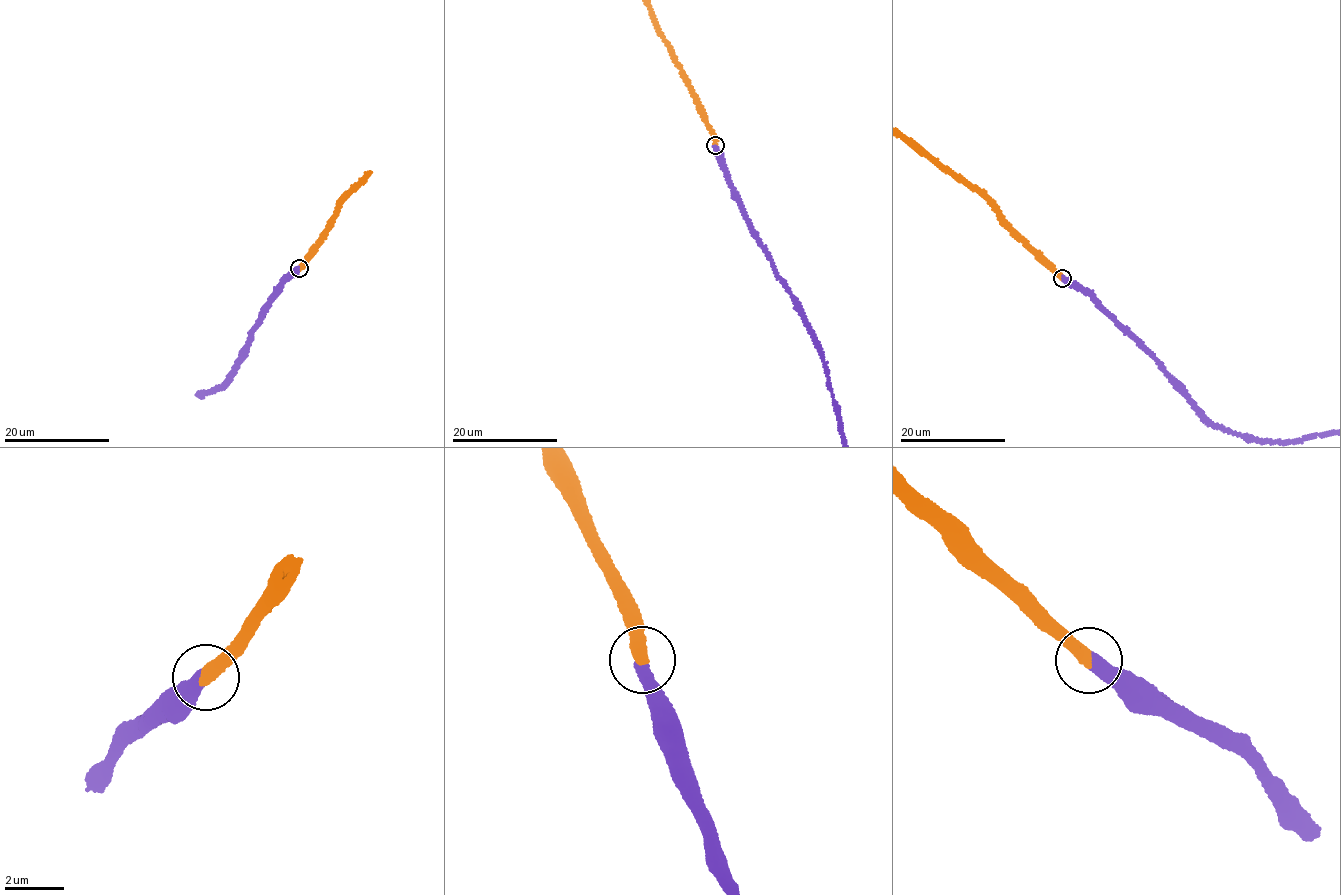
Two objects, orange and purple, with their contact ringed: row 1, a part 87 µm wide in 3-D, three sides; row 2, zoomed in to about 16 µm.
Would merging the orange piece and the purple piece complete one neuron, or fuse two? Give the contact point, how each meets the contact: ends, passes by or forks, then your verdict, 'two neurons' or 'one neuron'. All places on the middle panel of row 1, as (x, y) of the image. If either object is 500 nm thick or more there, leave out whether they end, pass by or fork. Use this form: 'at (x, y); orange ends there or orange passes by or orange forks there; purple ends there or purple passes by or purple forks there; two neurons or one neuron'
at (715, 145); orange ends there; purple ends there; one neuron

